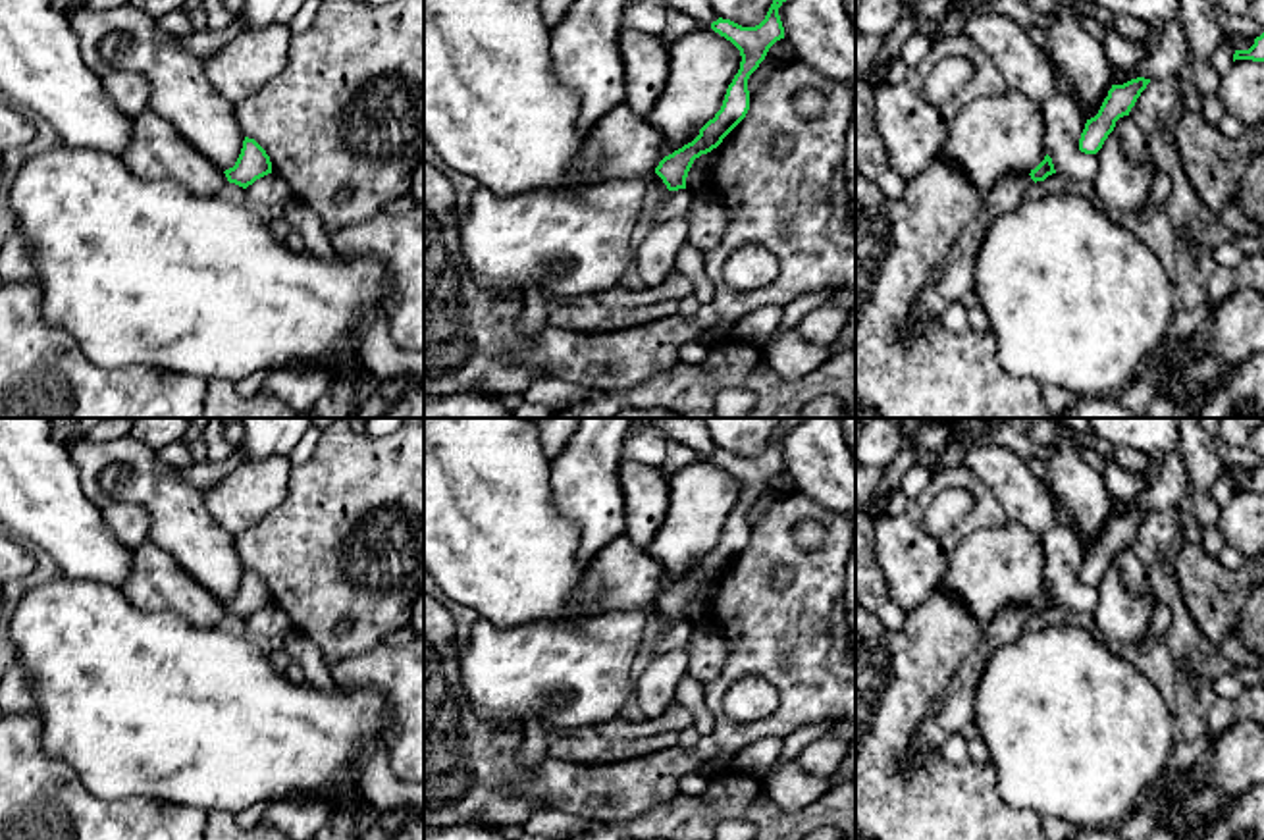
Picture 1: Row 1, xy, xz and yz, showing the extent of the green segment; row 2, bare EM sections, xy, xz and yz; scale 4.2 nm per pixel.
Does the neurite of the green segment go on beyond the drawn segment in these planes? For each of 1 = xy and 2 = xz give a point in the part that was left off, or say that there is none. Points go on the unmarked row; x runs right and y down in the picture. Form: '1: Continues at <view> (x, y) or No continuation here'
1: No continuation here
2: No continuation here

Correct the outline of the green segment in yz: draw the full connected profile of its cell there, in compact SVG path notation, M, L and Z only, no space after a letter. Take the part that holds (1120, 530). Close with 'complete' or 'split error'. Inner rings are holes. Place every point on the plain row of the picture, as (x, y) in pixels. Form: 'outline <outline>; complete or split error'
outline M1137 509L1123 516L1112 516L1098 545L1087 551L1079 570L1079 582L1085 586L1096 586L1108 566L1114 563L1116 553L1123 547L1129 547L1131 539L1148 514L1150 511Z; complete

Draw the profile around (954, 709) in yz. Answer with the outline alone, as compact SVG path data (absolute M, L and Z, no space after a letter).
M1006 605L987 626L981 642L969 651L946 692L933 703L929 717L917 728L911 753L898 763L900 769L921 765L931 753L942 751L952 734L960 734L975 721L977 688L985 665L1002 647L1023 636L1033 615L1029 605Z

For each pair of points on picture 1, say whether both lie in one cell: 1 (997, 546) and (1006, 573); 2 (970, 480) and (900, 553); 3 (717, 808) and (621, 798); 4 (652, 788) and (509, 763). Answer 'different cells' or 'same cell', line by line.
1: same cell
2: same cell
3: different cells
4: same cell

